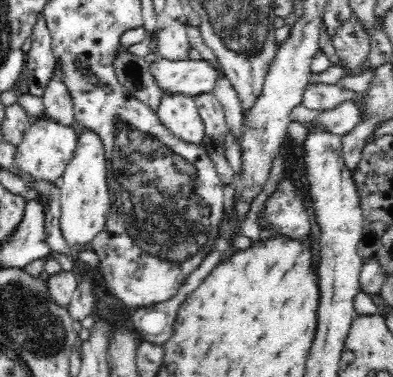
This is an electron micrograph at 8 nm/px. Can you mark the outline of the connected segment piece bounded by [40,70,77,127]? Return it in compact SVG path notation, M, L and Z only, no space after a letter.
M54 71L41 98L47 109L40 118L54 120L62 126L76 127L77 120L72 97L62 81L60 71Z

